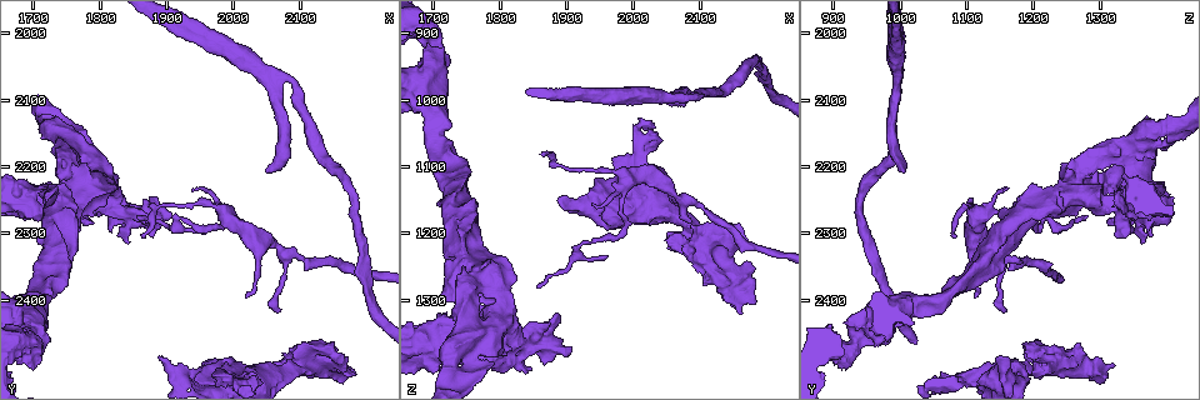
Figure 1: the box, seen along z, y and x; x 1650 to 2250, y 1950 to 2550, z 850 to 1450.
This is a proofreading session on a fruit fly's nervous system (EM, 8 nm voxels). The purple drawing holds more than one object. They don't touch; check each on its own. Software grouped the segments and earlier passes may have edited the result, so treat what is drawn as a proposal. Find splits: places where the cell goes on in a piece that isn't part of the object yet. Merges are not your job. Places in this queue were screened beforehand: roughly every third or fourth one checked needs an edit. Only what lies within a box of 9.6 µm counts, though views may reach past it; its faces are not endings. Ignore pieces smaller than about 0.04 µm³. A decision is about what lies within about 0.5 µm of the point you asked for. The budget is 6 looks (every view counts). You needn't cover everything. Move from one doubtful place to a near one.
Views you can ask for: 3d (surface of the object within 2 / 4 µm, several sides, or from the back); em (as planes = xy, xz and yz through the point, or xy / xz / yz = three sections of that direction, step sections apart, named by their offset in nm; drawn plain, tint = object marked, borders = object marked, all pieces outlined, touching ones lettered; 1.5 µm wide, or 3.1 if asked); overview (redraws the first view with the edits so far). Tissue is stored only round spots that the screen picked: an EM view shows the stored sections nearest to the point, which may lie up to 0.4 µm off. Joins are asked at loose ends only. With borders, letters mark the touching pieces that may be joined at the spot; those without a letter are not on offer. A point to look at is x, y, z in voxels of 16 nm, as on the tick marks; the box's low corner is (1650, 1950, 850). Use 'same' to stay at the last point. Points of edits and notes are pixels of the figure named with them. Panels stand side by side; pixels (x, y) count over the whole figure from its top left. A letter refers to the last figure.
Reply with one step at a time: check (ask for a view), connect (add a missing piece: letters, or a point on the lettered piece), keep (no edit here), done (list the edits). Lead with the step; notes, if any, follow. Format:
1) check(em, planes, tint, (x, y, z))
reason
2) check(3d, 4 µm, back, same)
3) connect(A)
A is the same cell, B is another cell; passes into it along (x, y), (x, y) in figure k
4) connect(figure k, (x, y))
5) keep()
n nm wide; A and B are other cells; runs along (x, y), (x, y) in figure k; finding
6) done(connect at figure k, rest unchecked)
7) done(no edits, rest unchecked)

check(em, yz, step 8, tint, (1860, 2300, 1085))
free end

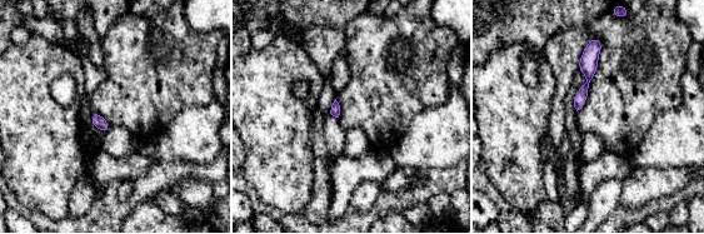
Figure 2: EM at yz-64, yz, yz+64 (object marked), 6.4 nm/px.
check(em, yz, step 8, borders, same)

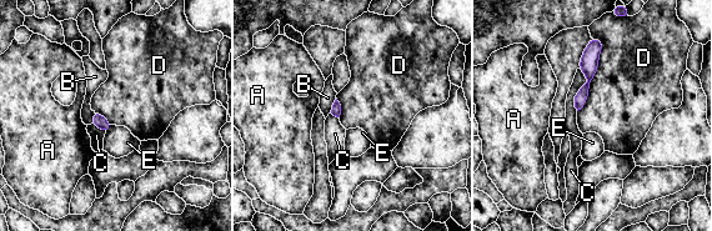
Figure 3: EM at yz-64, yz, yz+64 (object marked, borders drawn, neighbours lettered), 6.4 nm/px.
keep()
80 nm wide; A, B, C, D and E are other cells; border along (595, 36), (598, 66), (577, 111) in figure 3; no lettered piece goes on from it

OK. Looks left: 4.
check(em, yz, step 4, borders, (1740, 2225, 1390))
stops while still wide

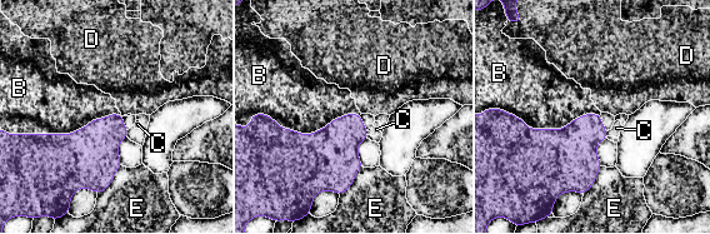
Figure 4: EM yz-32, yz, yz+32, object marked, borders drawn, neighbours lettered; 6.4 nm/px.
keep()
B, C, D and E are other cells; border along (600, 113), (564, 128), (508, 114) in figure 4; no lettered piece goes on from it

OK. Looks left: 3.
check(3d, 4 µm, (2160, 2500, 1320))

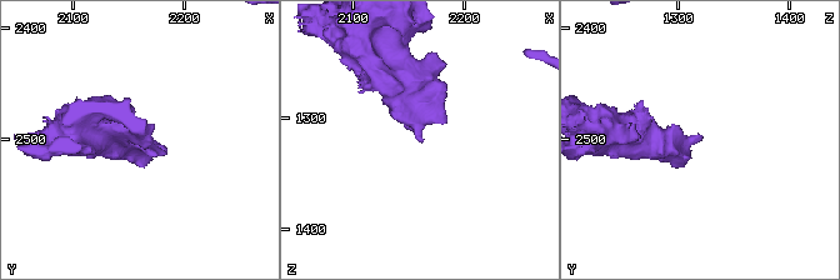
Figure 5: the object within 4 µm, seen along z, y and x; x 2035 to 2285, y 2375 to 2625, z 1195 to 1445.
check(em, planes, borders, (2160, 2496, 1324))
shape alone is not enough

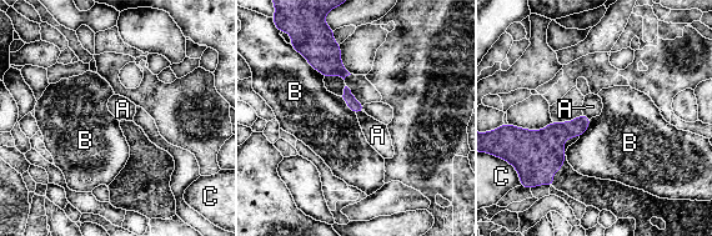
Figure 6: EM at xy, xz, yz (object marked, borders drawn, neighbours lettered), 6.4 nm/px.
keep()
B touches over 220 nm; A, B and C are other cells; border along (300, 53), (324, 78) in figure 6; none of them fits

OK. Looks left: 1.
done(no edits, rest unchecked)

